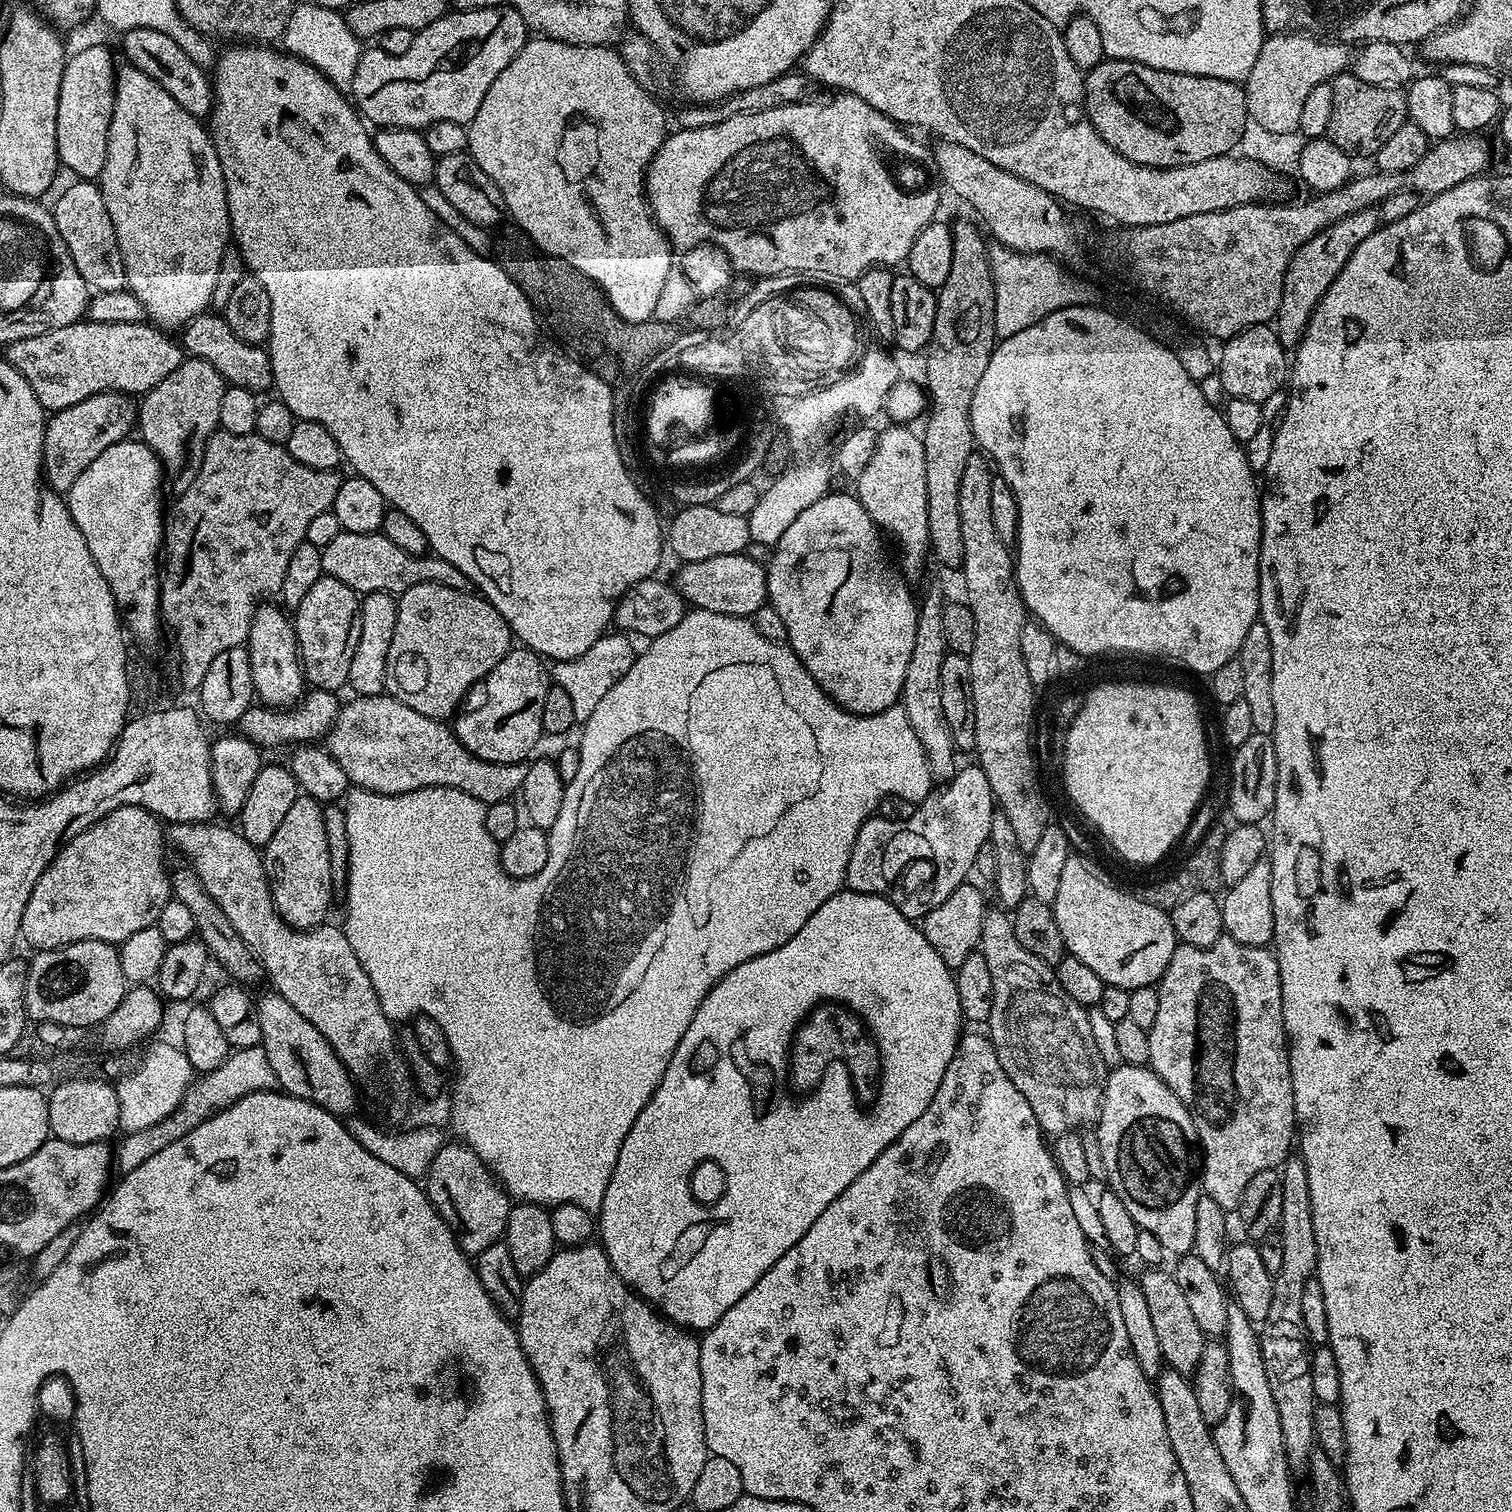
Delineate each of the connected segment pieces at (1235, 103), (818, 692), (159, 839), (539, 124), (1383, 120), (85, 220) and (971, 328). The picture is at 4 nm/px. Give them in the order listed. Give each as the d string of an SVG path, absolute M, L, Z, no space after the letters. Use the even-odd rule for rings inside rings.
M1101 59L1084 77L1084 109L1098 134L1118 154L1130 158L1135 164L1151 168L1173 168L1206 158L1229 155L1239 145L1248 122L1248 98L1237 81L1206 78L1194 74L1178 74L1154 70L1129 60Z
M692 608L685 611L682 622L666 630L666 634L653 636L647 641L648 649L637 655L628 673L618 679L616 685L611 686L606 696L595 707L590 718L582 724L580 761L578 774L564 785L564 801L562 810L558 813L558 820L552 828L547 830L550 854L546 858L546 866L538 870L530 878L516 880L506 870L502 870L499 855L494 854L494 842L490 838L490 830L486 830L484 821L484 808L477 803L474 797L461 795L460 790L454 788L424 788L410 793L382 794L368 792L364 788L353 787L343 801L344 817L346 818L346 838L348 839L348 882L343 889L344 895L344 921L342 927L351 948L358 954L358 962L366 970L366 978L370 978L370 986L374 986L374 994L378 994L378 1002L382 1006L382 1014L393 1022L399 1020L411 1021L421 1015L428 1016L442 1026L446 1042L451 1048L451 1063L456 1066L456 1085L452 1088L452 1128L457 1137L482 1158L488 1171L504 1186L504 1191L516 1202L530 1204L543 1204L555 1206L562 1203L574 1203L576 1206L591 1212L599 1213L604 1206L606 1186L612 1181L614 1166L620 1157L622 1142L626 1142L626 1134L630 1134L630 1126L642 1114L646 1102L654 1094L654 1090L662 1082L662 1074L666 1074L666 1066L670 1066L670 1058L682 1042L682 1034L686 1034L686 1026L694 1018L698 1006L702 1006L702 998L708 996L708 991L726 974L734 970L734 966L748 964L750 958L765 956L770 950L780 948L782 942L790 942L802 926L822 906L822 902L833 899L846 884L846 869L850 862L850 850L854 846L854 838L864 823L872 819L874 813L881 807L881 801L890 795L900 795L904 799L923 802L933 791L934 781L932 771L926 762L926 750L922 750L922 742L918 734L914 734L914 726L910 726L910 718L906 716L903 706L887 708L873 716L858 716L854 712L838 707L818 686L818 682L802 666L802 662L792 653L787 644L775 644L770 638L762 638L752 624L751 619L730 614L714 614L710 610Z
M122 806L118 810L106 814L106 818L94 822L94 826L90 826L90 830L78 834L78 838L74 838L70 843L65 844L60 849L60 853L50 862L50 866L46 866L42 878L38 878L38 882L30 894L30 902L26 902L26 910L22 910L20 936L23 943L25 940L32 947L32 950L61 948L63 944L73 944L79 940L101 940L107 944L118 946L123 940L130 938L130 934L138 934L138 930L146 930L153 927L158 914L162 914L162 906L166 906L166 902L170 899L170 872L167 867L164 869L163 827L165 828L165 825L152 812L147 812L144 808L139 808L138 806Z
M532 38L524 45L522 51L516 55L514 62L510 62L506 66L506 70L502 70L502 74L498 74L498 78L494 78L494 82L490 86L490 90L486 90L486 98L482 98L482 106L478 106L478 114L474 114L472 123L467 125L468 129L468 147L466 149L469 156L474 158L474 162L478 162L478 166L482 166L482 170L490 177L490 182L494 182L494 186L498 186L498 190L502 190L502 198L508 207L508 216L513 220L515 227L520 228L527 234L530 239L536 243L539 251L547 254L549 257L557 260L565 260L574 270L578 270L587 280L593 280L597 286L603 290L605 298L610 302L617 314L622 318L626 318L630 322L640 324L644 320L651 320L656 315L656 307L658 306L658 298L662 294L662 286L666 286L669 276L673 275L674 268L672 268L672 255L674 249L668 243L667 236L660 231L656 220L652 217L652 209L648 207L648 197L644 191L644 177L648 175L648 167L654 158L654 154L659 148L664 145L664 138L666 129L664 129L664 112L660 109L658 101L652 97L653 93L649 89L642 87L634 78L634 74L630 74L630 70L626 66L626 62L620 57L619 51L615 47L605 46L603 44L567 44L561 40L549 40L547 38Z
M1348 70L1333 76L1330 83L1334 90L1334 106L1331 107L1326 136L1350 157L1375 157L1386 138L1391 138L1398 126L1409 123L1406 98L1400 88L1370 86L1370 82L1362 82L1362 78L1353 76Z
M82 179L72 183L76 184L70 185L57 198L56 205L50 208L58 234L62 234L62 242L66 242L66 250L70 250L74 266L78 266L78 274L82 274L93 293L123 292L126 288L126 266L122 266L114 222L110 222L110 214L106 214L106 202L102 202L99 187Z
M972 220L951 221L954 254L950 258L950 274L936 292L934 330L923 357L924 376L928 379L926 396L931 408L923 421L922 431L926 454L929 547L933 557L950 568L959 567L964 558L961 518L958 515L958 483L966 470L966 462L974 455L968 410L978 378L982 378L986 366L990 366L992 352L998 343L994 330L994 278L988 261L990 244L981 225Z

